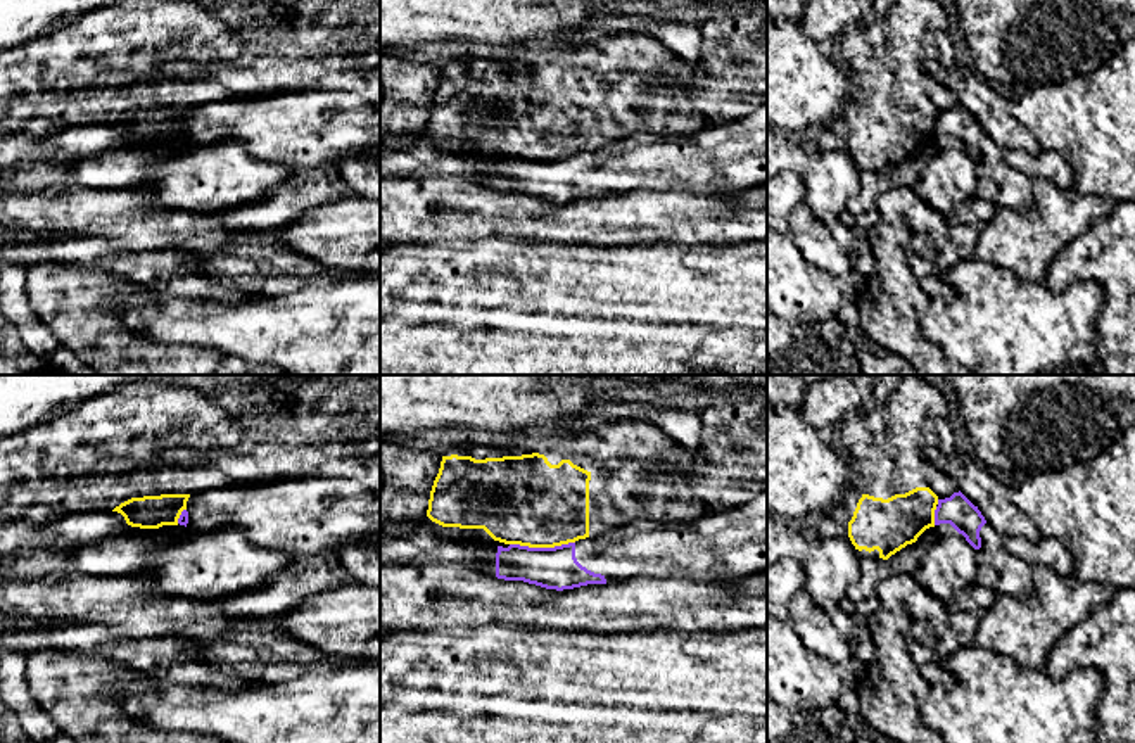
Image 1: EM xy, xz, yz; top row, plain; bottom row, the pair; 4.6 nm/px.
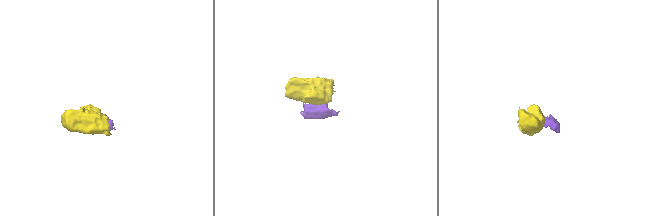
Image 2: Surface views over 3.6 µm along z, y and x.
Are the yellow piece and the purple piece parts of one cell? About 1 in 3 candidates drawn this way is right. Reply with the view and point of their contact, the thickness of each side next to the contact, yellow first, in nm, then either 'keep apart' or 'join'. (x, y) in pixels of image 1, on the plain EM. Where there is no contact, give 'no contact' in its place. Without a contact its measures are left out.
contact xz (541, 159); calibres 420 and 190 nm; keep apart

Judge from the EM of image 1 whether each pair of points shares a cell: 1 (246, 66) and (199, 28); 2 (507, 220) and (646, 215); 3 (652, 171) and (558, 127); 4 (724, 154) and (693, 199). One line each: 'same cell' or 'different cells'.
1: different cells
2: same cell
3: different cells
4: different cells

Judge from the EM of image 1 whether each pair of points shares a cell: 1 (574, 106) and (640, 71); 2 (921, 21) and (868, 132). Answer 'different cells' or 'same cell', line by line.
1: same cell
2: same cell

